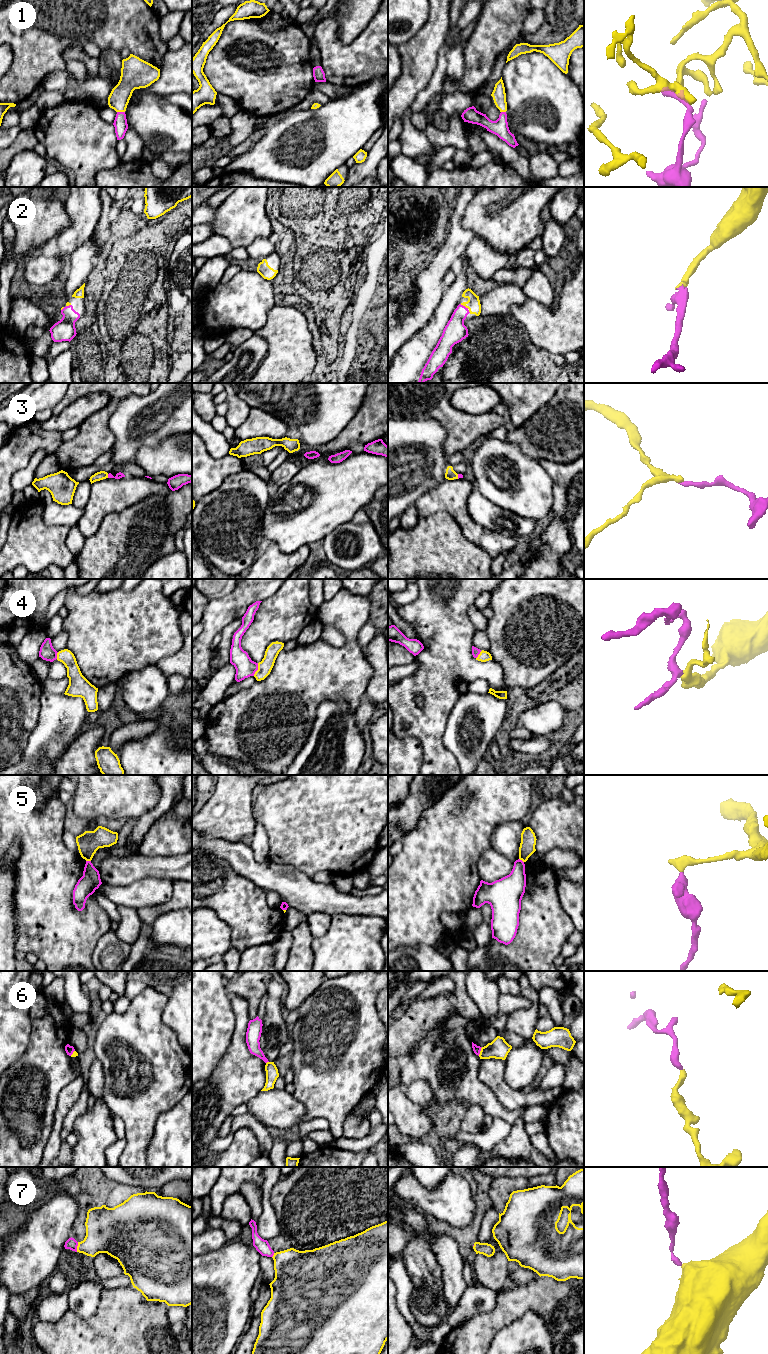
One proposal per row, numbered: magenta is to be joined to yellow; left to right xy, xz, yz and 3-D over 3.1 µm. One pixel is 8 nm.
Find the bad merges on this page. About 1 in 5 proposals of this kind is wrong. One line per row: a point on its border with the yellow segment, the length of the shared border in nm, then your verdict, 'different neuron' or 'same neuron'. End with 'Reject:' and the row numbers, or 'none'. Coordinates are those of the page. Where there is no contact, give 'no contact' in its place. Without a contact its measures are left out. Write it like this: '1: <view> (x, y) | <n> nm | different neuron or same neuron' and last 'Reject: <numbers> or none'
1: xy (121, 111) | 60 nm | same neuron
2: yz (464, 305) | 80 nm | same neuron
3: xy (107, 476) | 30 nm | same neuron
4: xz (258, 669) | 110 nm | same neuron
5: xy (88, 860) | 40 nm | different neuron
6: yz (480, 1051) | 80 nm | different neuron
7: xy (77, 1247) | 80 nm | same neuron
Reject: 5, 6

